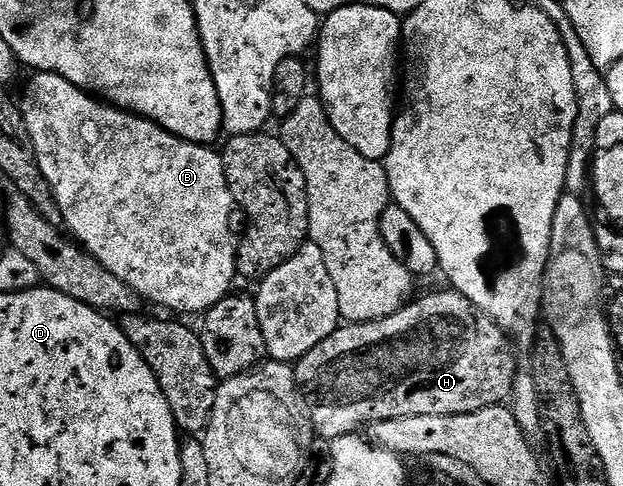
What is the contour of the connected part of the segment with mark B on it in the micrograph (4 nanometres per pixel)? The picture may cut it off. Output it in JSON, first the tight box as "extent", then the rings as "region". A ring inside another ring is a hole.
{"extent":[20,72,238,315],"region":[[[35,72],[31,77],[34,78],[27,83],[22,101],[20,97],[22,124],[26,126],[26,134],[32,139],[38,166],[44,179],[48,179],[48,187],[52,187],[52,195],[62,212],[62,225],[68,230],[69,236],[108,271],[112,271],[116,279],[128,283],[128,287],[137,291],[138,296],[149,304],[151,301],[154,305],[163,305],[164,308],[175,309],[178,313],[202,315],[226,298],[231,292],[230,284],[238,273],[238,251],[236,237],[234,241],[234,233],[230,230],[230,216],[236,213],[236,206],[232,191],[228,187],[221,152],[208,145],[197,145],[180,139],[164,131],[156,122],[139,117],[137,113],[128,113],[125,109],[116,109],[109,103],[103,103],[97,96],[85,93],[84,90],[68,83],[68,79],[55,73]]]}

